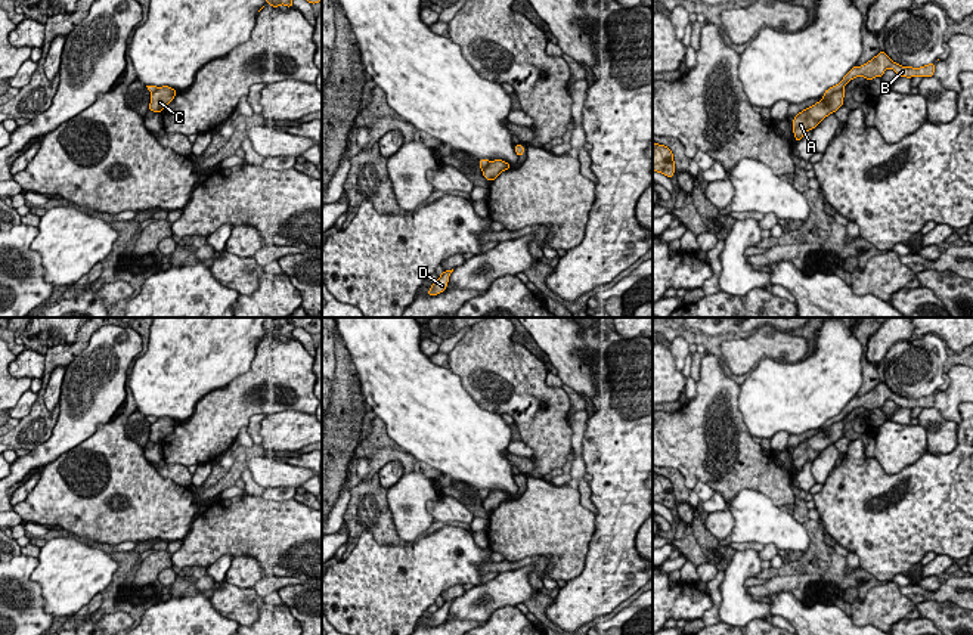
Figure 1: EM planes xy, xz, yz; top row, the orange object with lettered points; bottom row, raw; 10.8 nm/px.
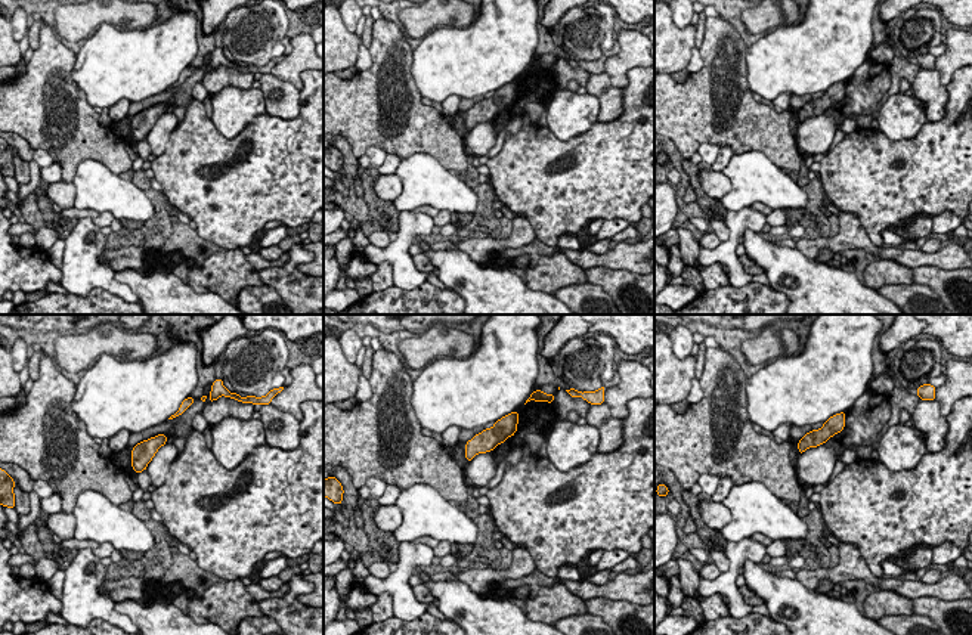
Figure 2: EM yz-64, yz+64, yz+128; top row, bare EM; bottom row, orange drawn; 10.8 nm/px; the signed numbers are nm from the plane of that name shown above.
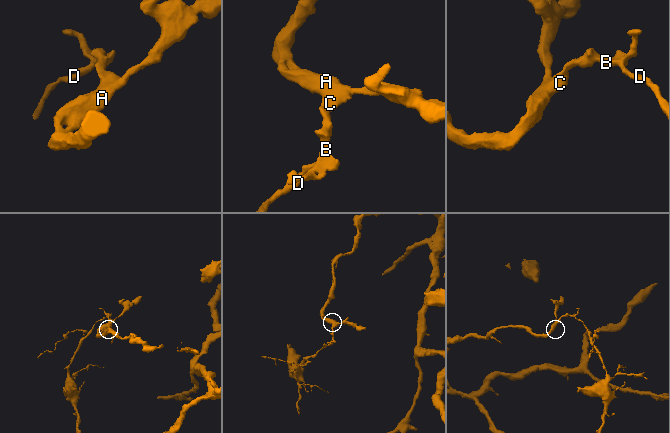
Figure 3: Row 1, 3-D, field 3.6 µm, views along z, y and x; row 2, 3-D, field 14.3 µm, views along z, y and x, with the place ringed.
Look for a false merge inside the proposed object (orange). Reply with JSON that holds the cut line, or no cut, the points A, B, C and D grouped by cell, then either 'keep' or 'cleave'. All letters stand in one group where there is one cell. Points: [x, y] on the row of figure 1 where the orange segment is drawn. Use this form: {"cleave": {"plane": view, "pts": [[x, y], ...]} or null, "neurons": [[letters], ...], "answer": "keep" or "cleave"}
{"cleave": {"plane": "yz", "pts": [[842, 87], [824, 96]]}, "neurons": [["A", "C"], ["B", "D"]], "answer": "cleave"}

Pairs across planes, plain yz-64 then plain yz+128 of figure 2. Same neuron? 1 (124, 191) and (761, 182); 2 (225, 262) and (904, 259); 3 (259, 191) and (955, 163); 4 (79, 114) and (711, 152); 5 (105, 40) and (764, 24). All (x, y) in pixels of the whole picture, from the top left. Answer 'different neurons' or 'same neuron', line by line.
1: same neuron
2: different neurons
3: same neuron
4: different neurons
5: different neurons

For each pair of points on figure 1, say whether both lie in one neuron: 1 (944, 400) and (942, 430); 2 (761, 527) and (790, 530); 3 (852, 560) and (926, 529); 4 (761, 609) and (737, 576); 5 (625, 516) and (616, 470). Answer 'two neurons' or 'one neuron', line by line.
1: two neurons
2: one neuron
3: two neurons
4: one neuron
5: one neuron

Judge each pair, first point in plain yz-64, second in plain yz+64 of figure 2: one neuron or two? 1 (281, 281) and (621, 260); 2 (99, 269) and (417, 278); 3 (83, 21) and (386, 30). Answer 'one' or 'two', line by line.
1: two
2: one
3: two

